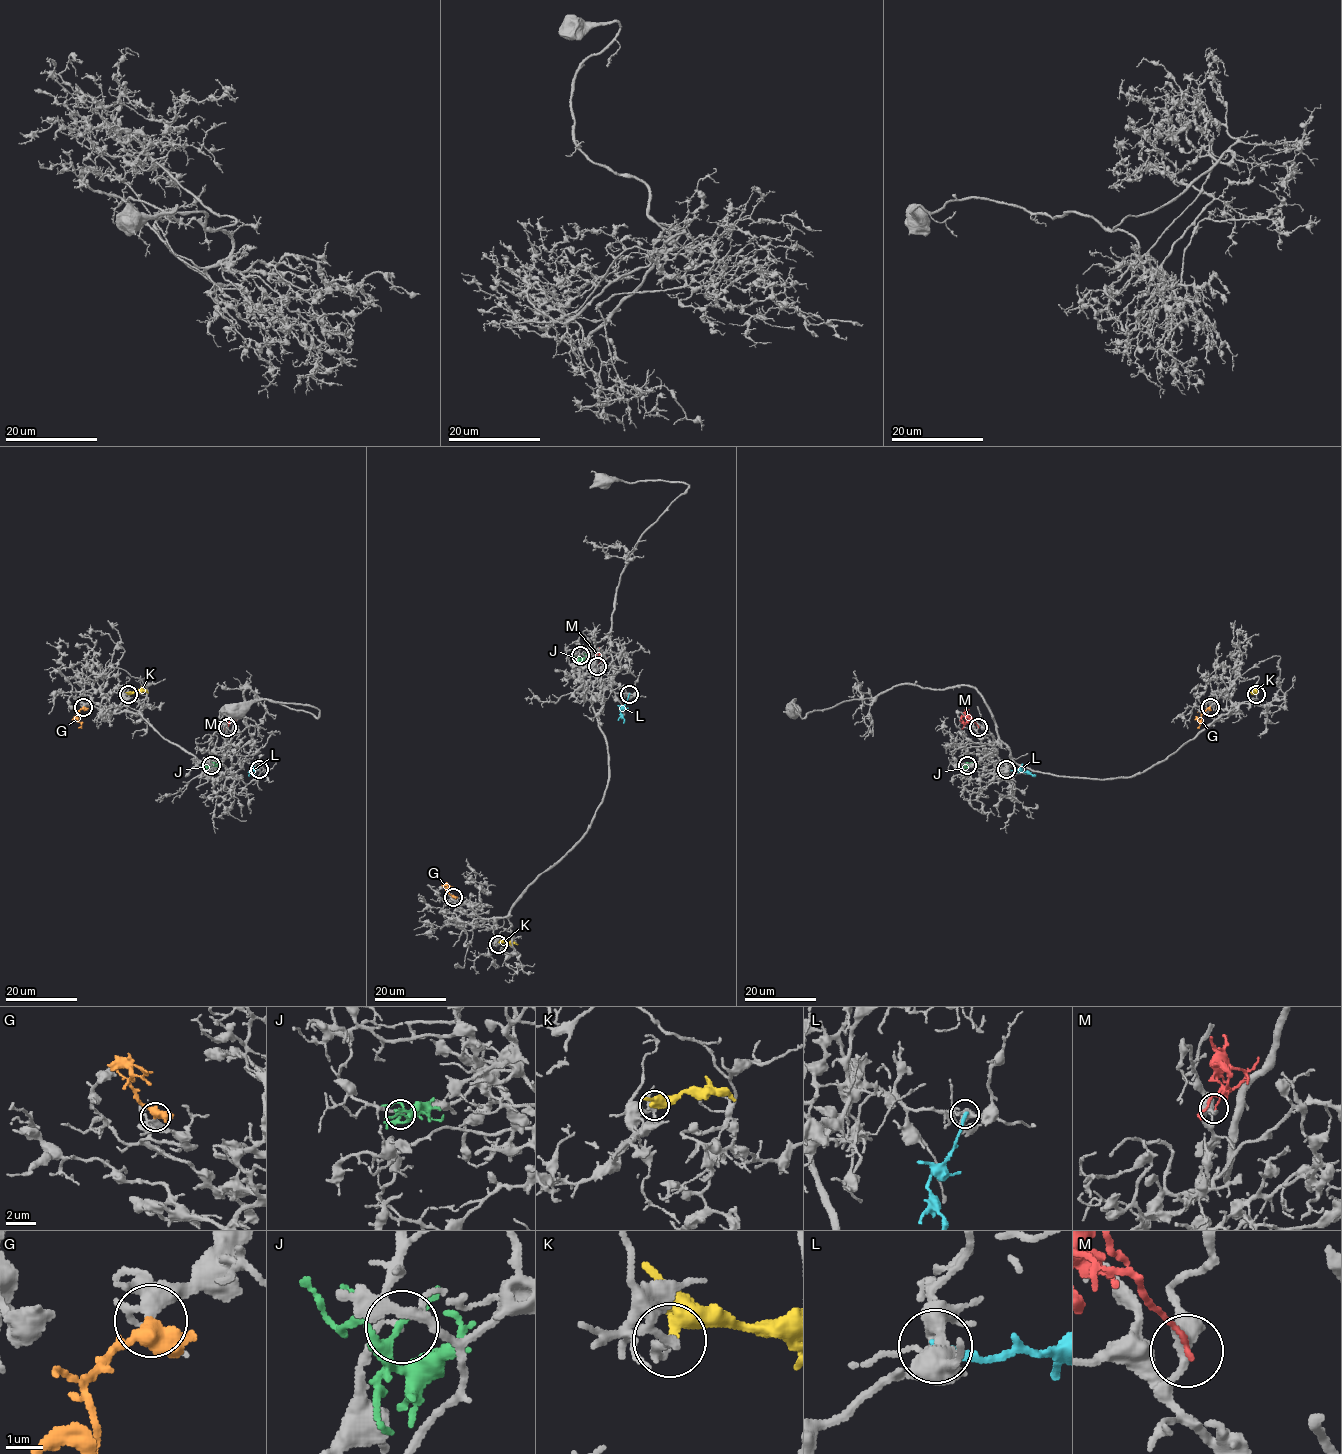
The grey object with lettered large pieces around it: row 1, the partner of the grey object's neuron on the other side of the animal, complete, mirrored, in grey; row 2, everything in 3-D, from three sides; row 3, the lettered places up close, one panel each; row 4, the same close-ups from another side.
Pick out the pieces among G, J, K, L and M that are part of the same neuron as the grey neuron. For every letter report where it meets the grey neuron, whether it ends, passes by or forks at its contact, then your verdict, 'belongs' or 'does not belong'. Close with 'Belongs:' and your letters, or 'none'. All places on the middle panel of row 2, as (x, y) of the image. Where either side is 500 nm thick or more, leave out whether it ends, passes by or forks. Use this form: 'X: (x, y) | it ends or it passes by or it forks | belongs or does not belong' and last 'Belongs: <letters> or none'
G: (453, 897) | it passes by | belongs
J: (580, 655) | it forks | does not belong
K: (498, 944) | it ends | does not belong
L: (629, 694) | it ends | does not belong
M: (597, 666) | it ends | belongs
Belongs: G, M

